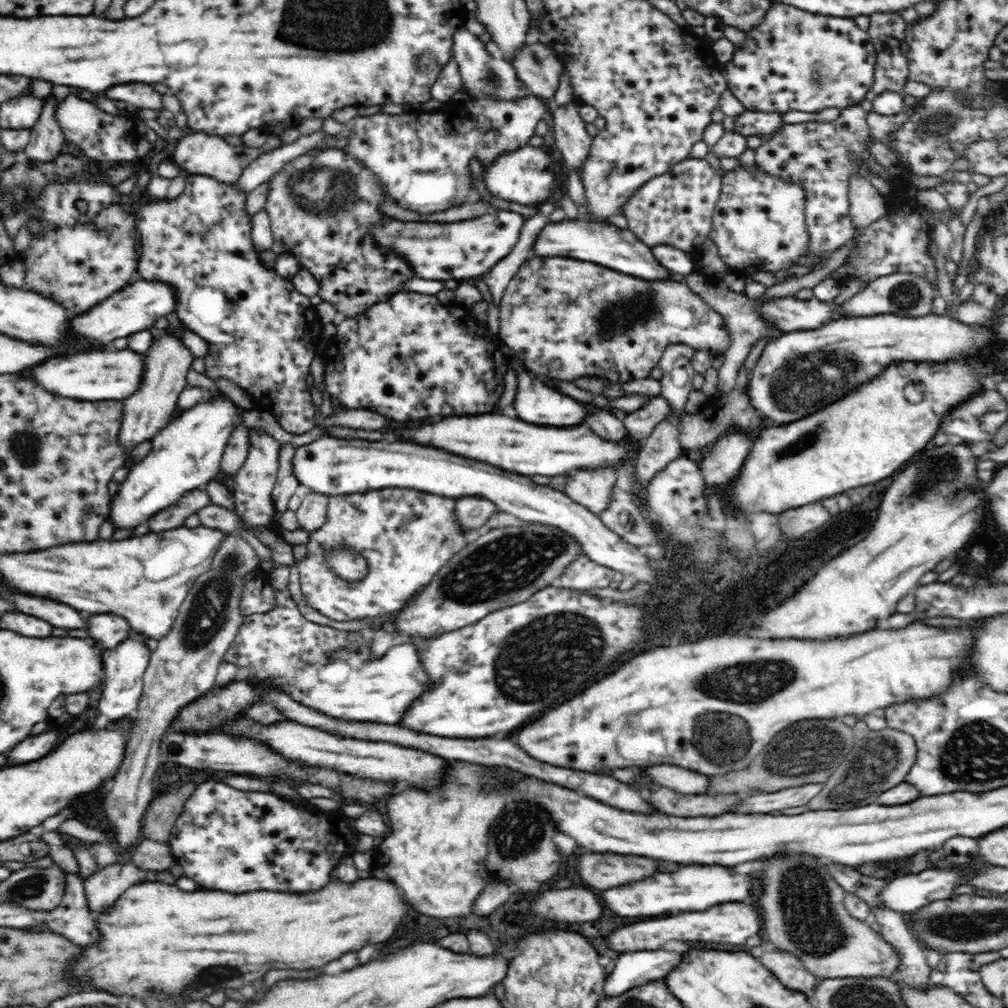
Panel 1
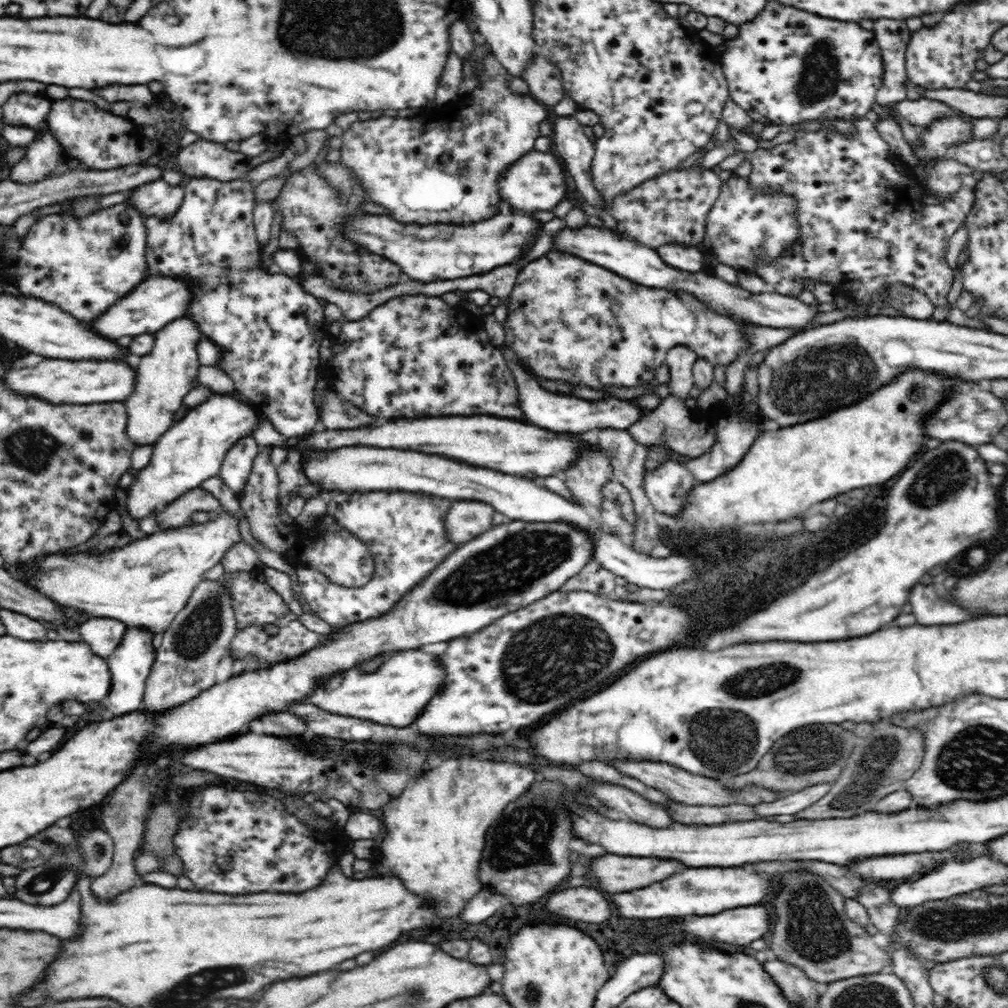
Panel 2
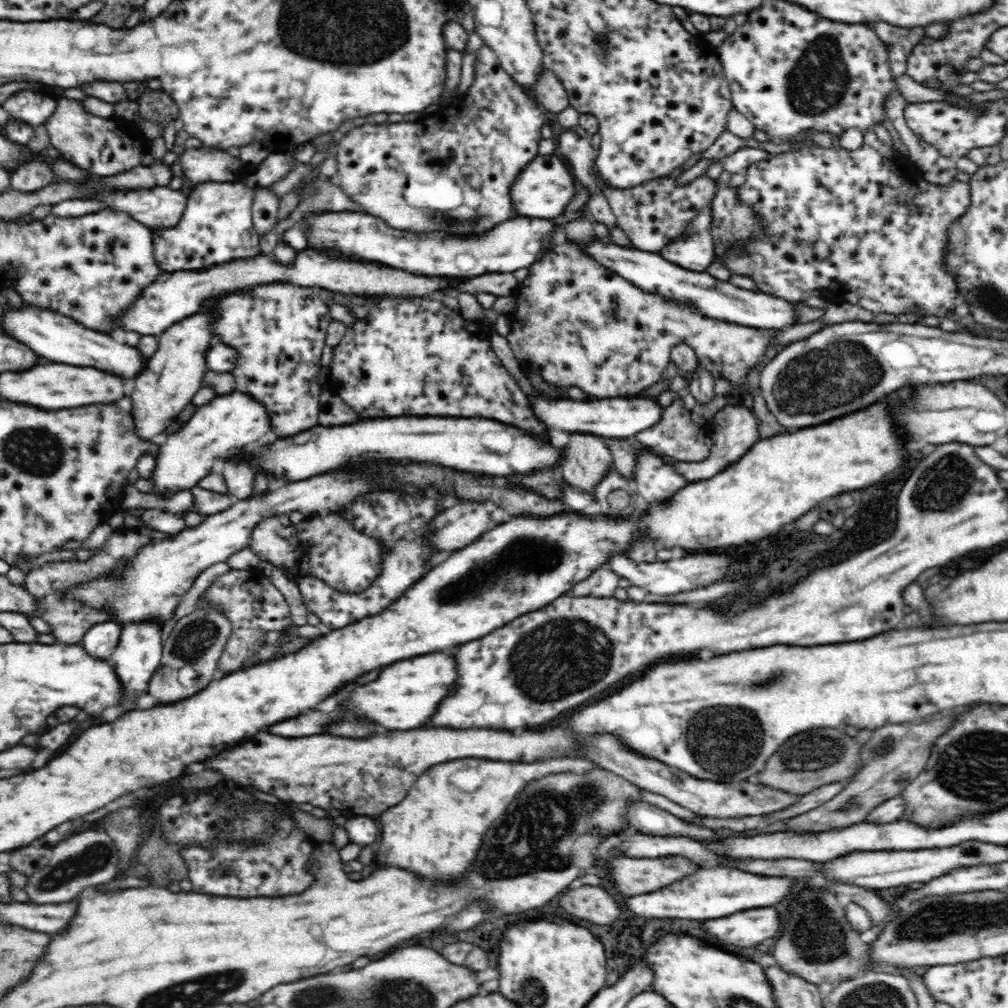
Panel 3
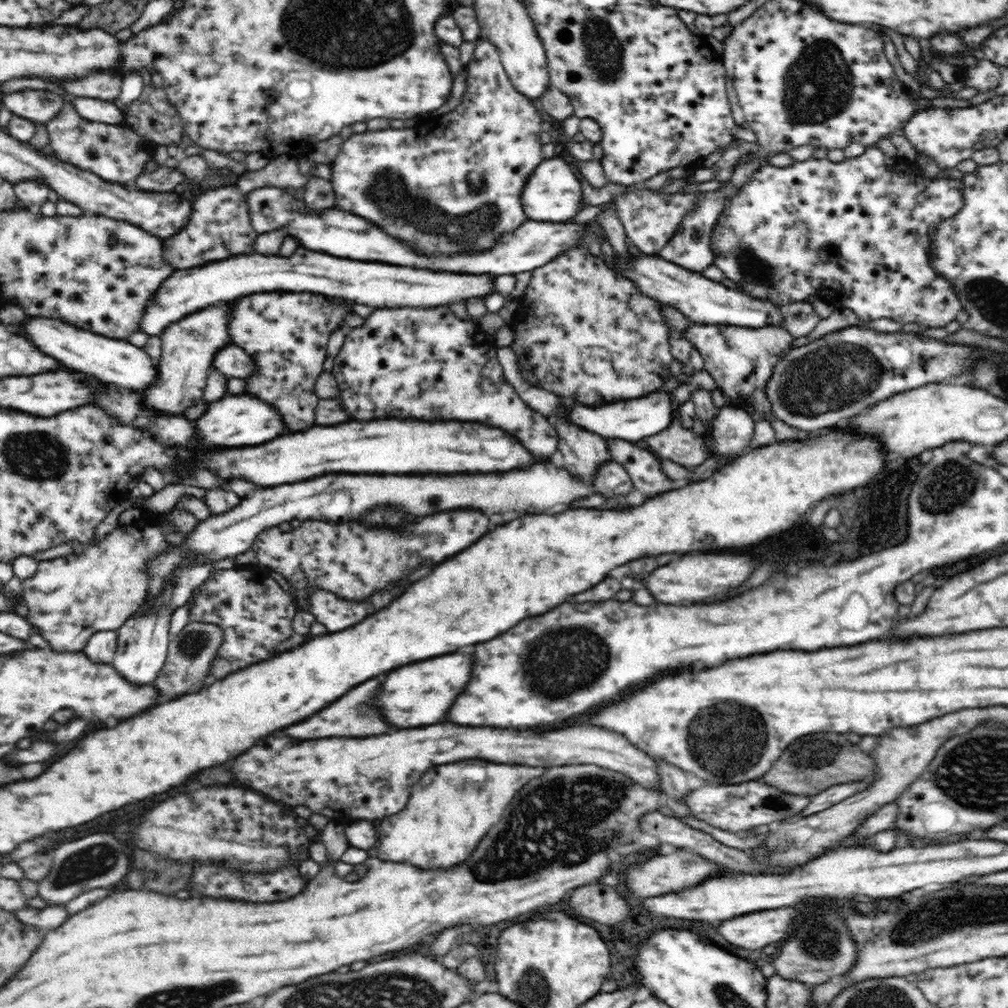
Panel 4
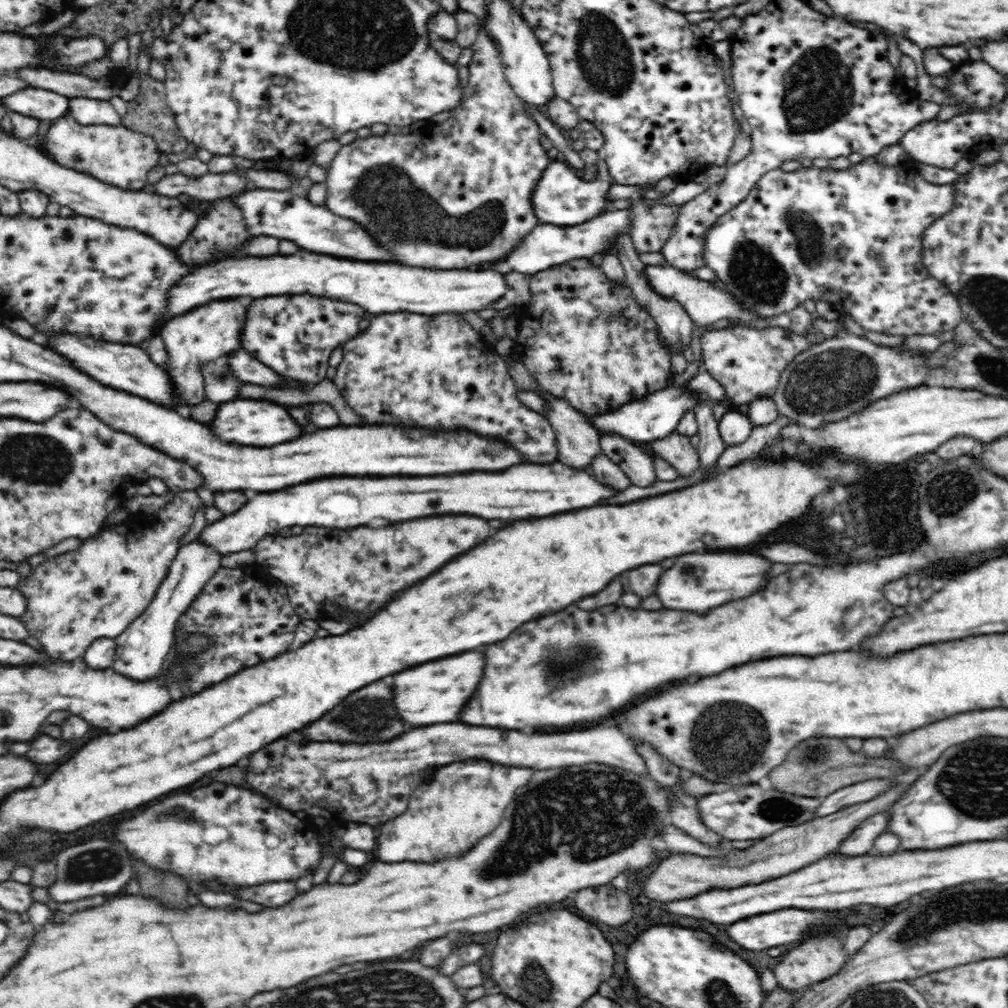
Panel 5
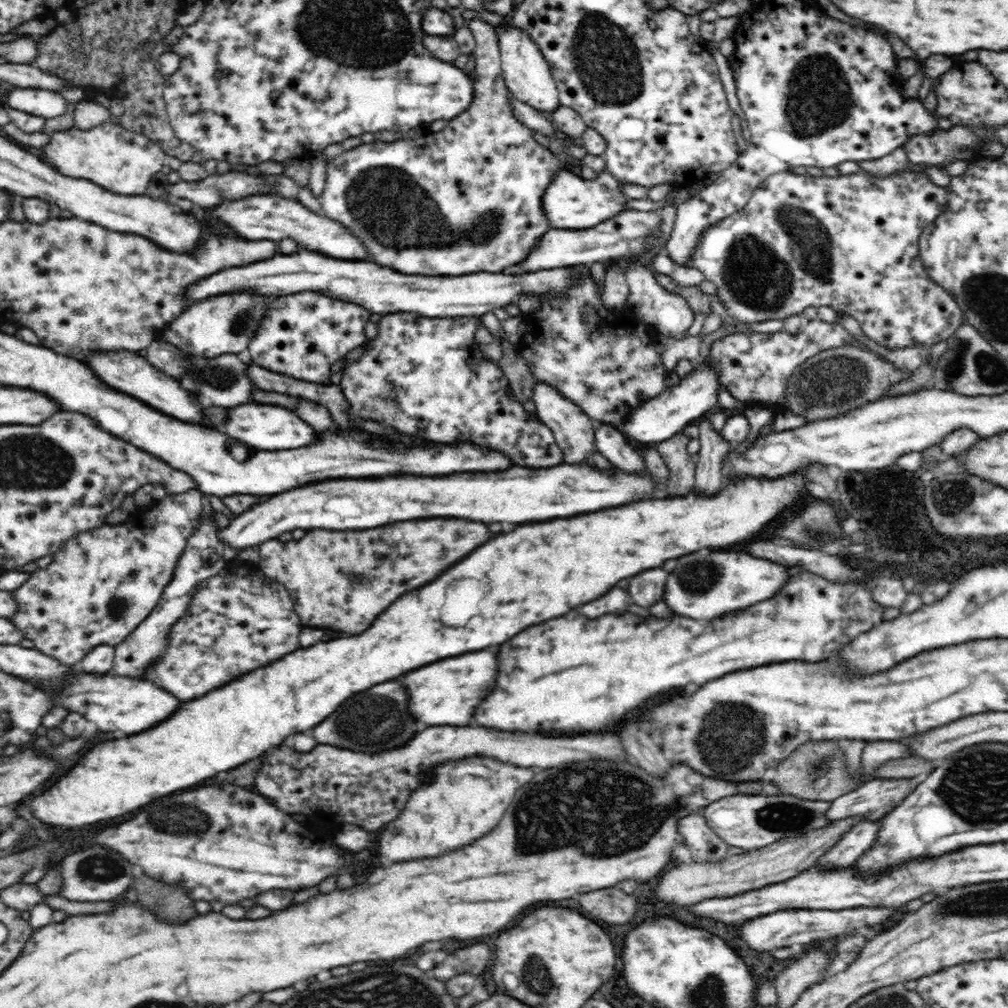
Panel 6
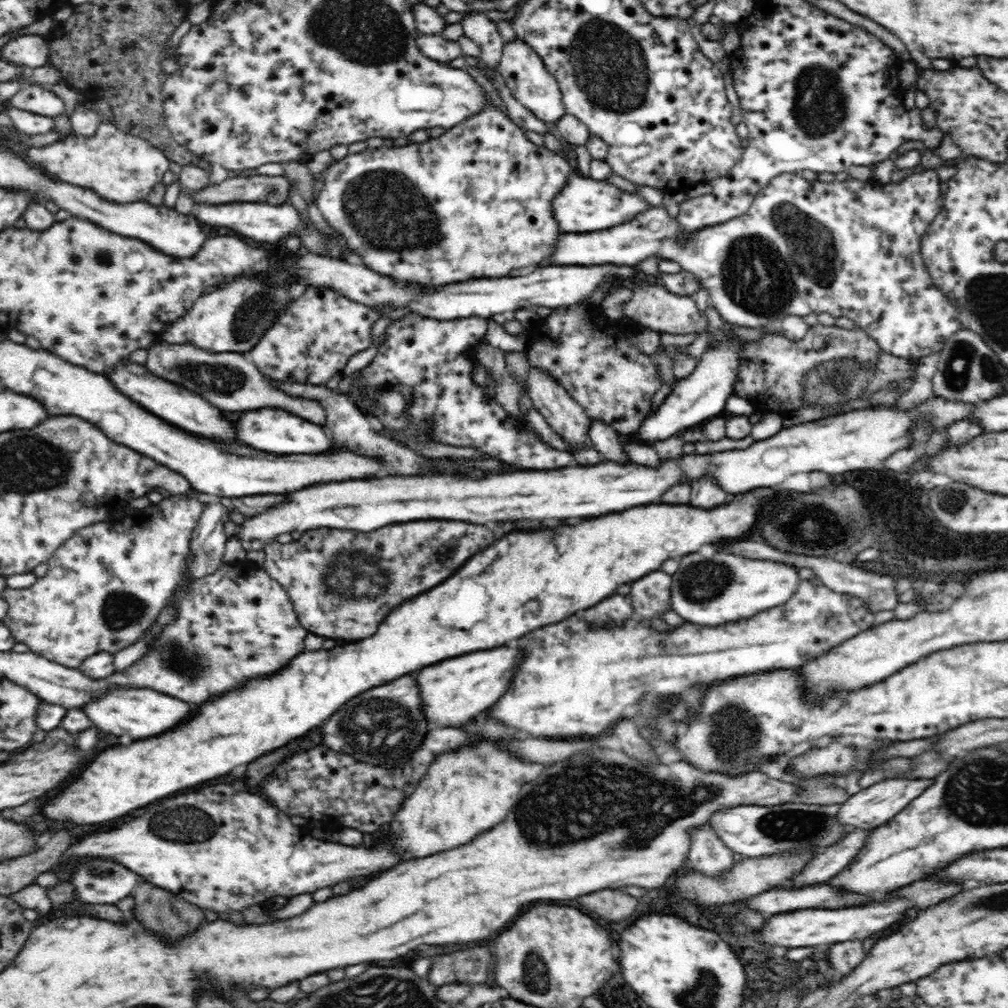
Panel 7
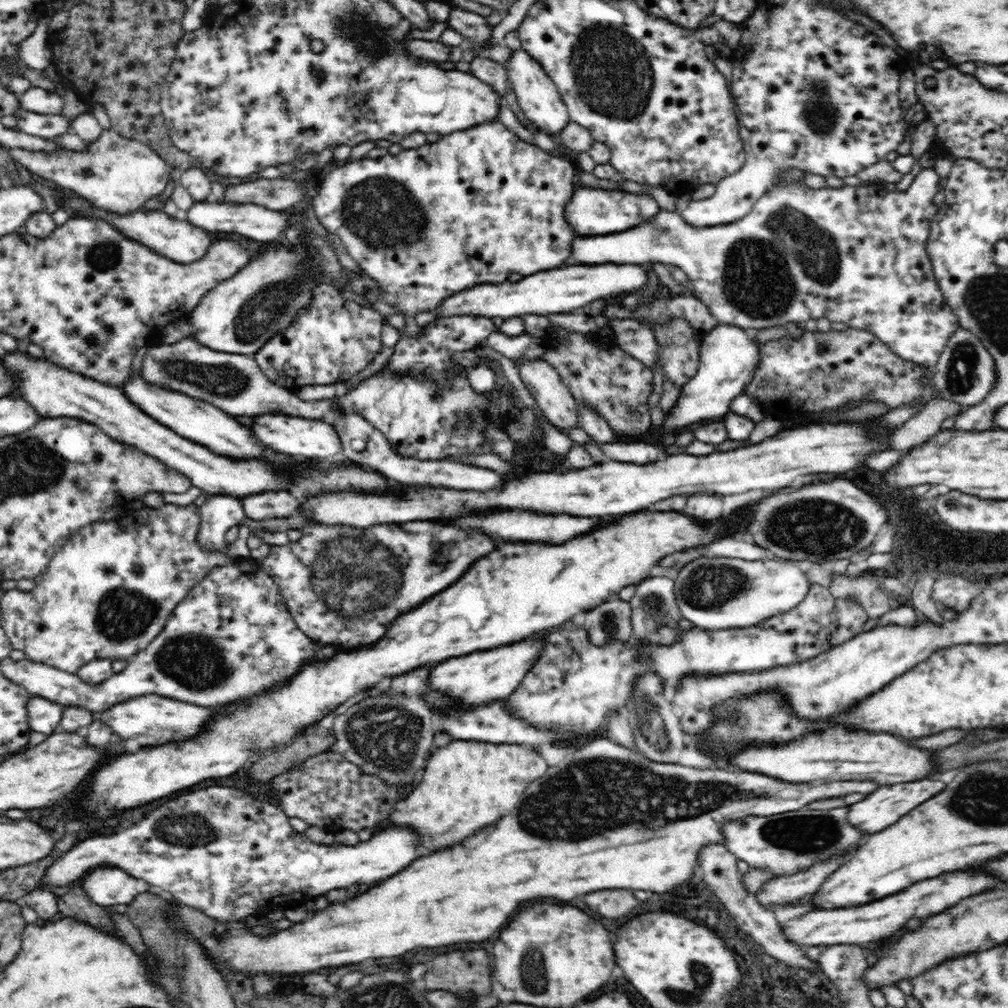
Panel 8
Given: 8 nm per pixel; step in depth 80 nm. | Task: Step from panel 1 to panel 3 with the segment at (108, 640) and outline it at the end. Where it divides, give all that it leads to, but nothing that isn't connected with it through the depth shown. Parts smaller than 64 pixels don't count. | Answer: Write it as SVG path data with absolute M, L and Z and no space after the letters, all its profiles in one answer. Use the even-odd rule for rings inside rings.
M116 621L93 625L85 633L80 646L88 655L108 661L118 647L122 627L122 624Z

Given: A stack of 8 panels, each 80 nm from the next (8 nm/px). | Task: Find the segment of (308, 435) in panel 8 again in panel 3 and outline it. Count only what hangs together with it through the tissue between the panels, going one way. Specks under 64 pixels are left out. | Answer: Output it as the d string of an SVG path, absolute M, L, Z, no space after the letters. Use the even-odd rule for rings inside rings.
M238 390L217 395L208 404L197 407L195 414L176 432L168 434L166 442L158 446L156 466L151 479L148 479L153 484L153 493L162 496L170 491L190 490L198 486L199 480L208 473L219 471L216 464L232 456L234 448L260 440L264 434L272 432L270 428L266 408L251 396Z

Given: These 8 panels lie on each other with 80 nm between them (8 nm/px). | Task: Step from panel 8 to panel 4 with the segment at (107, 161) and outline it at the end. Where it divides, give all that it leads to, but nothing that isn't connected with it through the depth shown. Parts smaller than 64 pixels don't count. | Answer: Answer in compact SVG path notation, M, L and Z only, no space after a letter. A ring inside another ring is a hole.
M67 101L62 110L50 122L46 122L46 128L50 139L47 152L61 162L92 172L109 183L133 187L136 179L145 172L145 166L155 151L153 142L124 123L114 125L84 120L73 104Z

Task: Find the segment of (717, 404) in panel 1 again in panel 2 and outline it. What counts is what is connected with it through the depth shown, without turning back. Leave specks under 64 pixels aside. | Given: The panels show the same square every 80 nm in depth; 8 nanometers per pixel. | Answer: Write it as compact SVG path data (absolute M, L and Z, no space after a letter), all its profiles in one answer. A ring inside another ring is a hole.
M670 395L660 402L660 406L656 406L654 410L650 410L648 415L640 418L638 422L634 422L630 428L628 428L628 432L632 435L632 438L639 442L641 445L650 445L655 444L665 444L667 448L671 450L671 452L676 452L676 454L680 454L680 456L688 456L688 458L698 458L698 456L702 456L702 454L706 454L713 447L715 443L715 428L717 427L717 417L723 417L724 408L715 413L714 422L709 425L708 423L699 422L696 418L694 418L692 411L687 408L684 404L684 400L677 400L674 396Z

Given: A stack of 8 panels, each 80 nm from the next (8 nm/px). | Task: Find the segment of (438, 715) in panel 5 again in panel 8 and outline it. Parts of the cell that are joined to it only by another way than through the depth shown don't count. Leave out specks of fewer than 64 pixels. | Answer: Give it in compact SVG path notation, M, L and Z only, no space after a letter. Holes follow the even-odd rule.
M528 638L524 642L472 652L468 656L458 656L452 660L446 660L438 664L430 674L430 688L448 692L456 700L460 700L460 706L474 708L488 704L492 700L508 698L522 682L522 678L530 672L530 668L536 664L536 660L544 655L545 642L540 638ZM492 698L492 700L488 700Z

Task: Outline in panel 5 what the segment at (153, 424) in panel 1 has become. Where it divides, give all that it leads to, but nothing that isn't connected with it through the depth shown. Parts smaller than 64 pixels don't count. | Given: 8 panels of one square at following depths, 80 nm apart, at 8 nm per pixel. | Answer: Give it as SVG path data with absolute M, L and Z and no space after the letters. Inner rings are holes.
M228 298L224 300L215 300L212 303L206 303L202 306L193 308L191 311L185 312L183 315L170 319L164 322L157 333L164 341L166 351L168 351L168 358L165 359L165 370L168 373L168 378L172 381L172 391L174 391L174 405L184 407L192 407L204 401L205 388L202 382L201 368L204 363L220 357L226 357L236 350L243 348L242 341L240 341L240 334L246 322L246 314L248 314L248 303L252 298Z

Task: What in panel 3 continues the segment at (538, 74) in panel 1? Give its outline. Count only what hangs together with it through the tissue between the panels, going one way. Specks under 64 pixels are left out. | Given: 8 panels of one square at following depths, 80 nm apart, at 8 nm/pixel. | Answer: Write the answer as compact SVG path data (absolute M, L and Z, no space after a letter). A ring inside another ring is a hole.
M547 67L542 68L542 74L538 76L538 82L531 90L534 90L531 93L534 99L538 104L542 104L548 112L557 115L564 108L568 108L569 100L564 85Z

